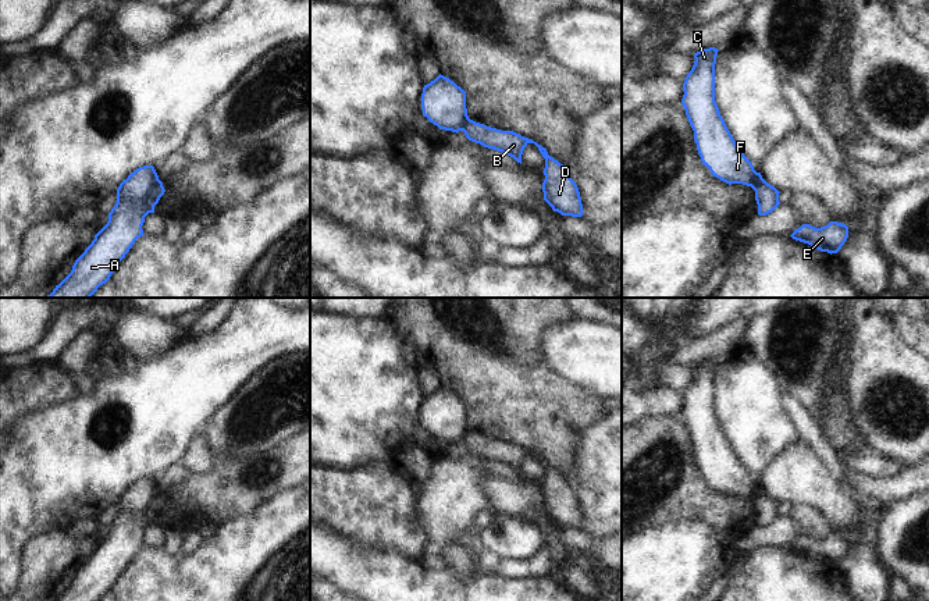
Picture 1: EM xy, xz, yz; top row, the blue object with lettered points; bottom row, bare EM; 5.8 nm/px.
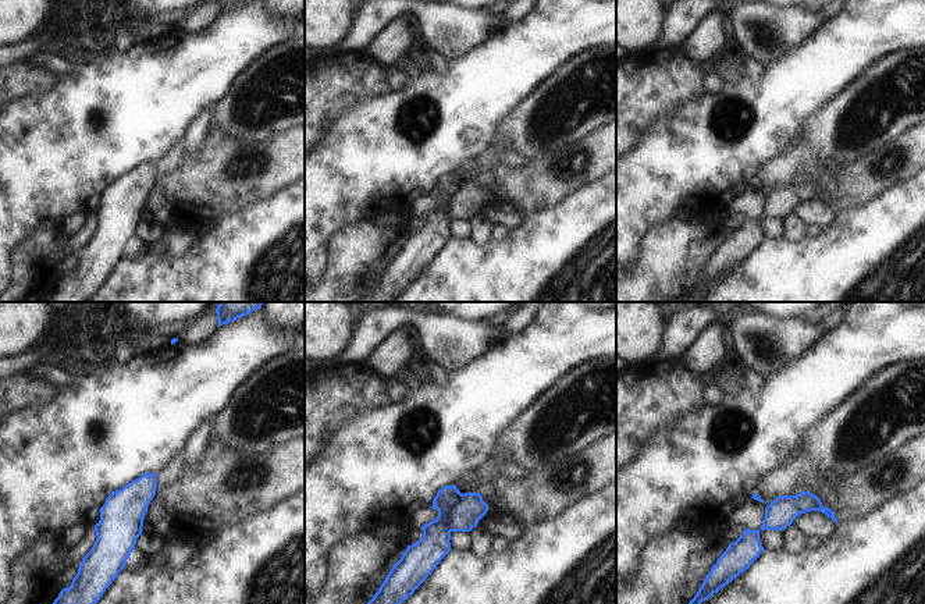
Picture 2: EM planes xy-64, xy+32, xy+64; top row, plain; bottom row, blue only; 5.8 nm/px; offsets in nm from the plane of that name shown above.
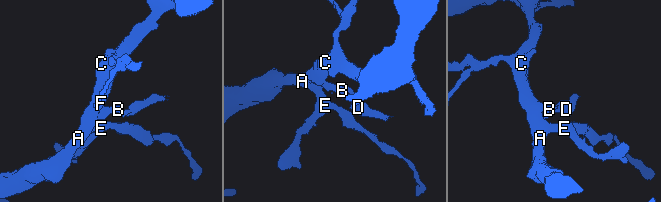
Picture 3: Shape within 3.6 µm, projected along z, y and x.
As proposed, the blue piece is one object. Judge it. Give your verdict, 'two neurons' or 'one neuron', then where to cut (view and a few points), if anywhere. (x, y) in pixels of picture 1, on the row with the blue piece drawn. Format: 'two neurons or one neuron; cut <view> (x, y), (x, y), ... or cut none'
two neurons; cut xy (159, 180), (148, 196), (148, 213)

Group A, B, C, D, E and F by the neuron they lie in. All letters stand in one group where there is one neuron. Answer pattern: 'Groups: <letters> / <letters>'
Groups: A C E F / B D.

